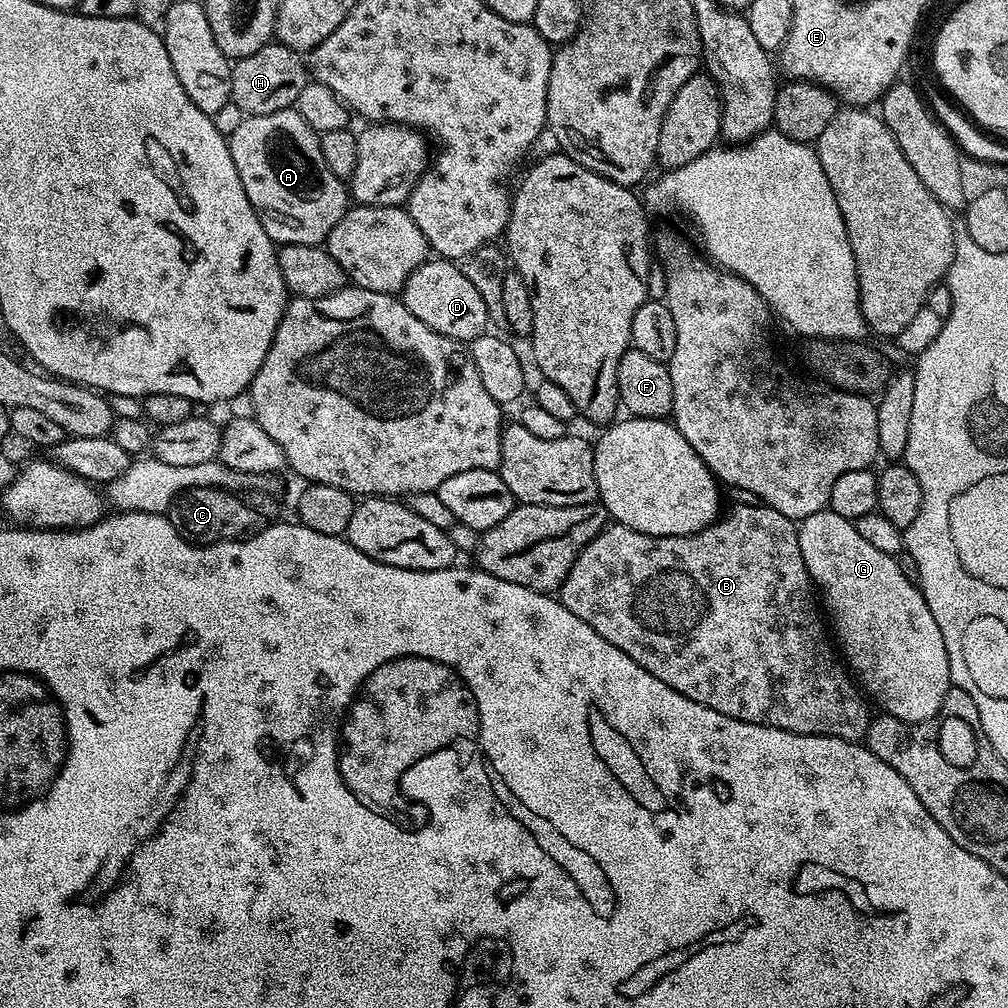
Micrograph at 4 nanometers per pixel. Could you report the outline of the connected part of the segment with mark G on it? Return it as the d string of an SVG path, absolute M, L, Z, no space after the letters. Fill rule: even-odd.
M831 510L810 514L810 518L799 521L798 527L802 562L806 562L806 570L822 597L823 607L826 612L828 607L828 612L832 615L832 624L836 627L835 639L843 663L850 669L859 687L867 693L875 707L876 704L880 707L881 713L911 724L935 721L941 715L944 696L952 684L950 662L942 630L938 630L938 622L934 622L934 614L930 614L930 606L926 606L919 587L906 574L902 574L896 557L882 554L882 550L870 546L870 542L858 535L853 521L842 518Z

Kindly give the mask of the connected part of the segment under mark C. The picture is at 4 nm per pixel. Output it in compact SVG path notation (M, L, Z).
M188 488L172 499L167 517L180 536L202 544L216 544L220 540L242 540L265 527L266 520L260 509L239 500L237 493L222 488Z

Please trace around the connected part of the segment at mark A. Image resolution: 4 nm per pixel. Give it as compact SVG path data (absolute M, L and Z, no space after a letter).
M295 107L283 108L274 114L245 116L242 126L238 126L238 130L234 130L234 134L227 137L227 142L234 170L238 170L238 178L242 182L242 190L246 190L246 198L269 238L277 245L323 245L330 230L338 226L338 222L348 211L350 192L345 181L330 174L330 166L326 166L322 158L320 136L306 122L306 118L302 118L302 114Z

